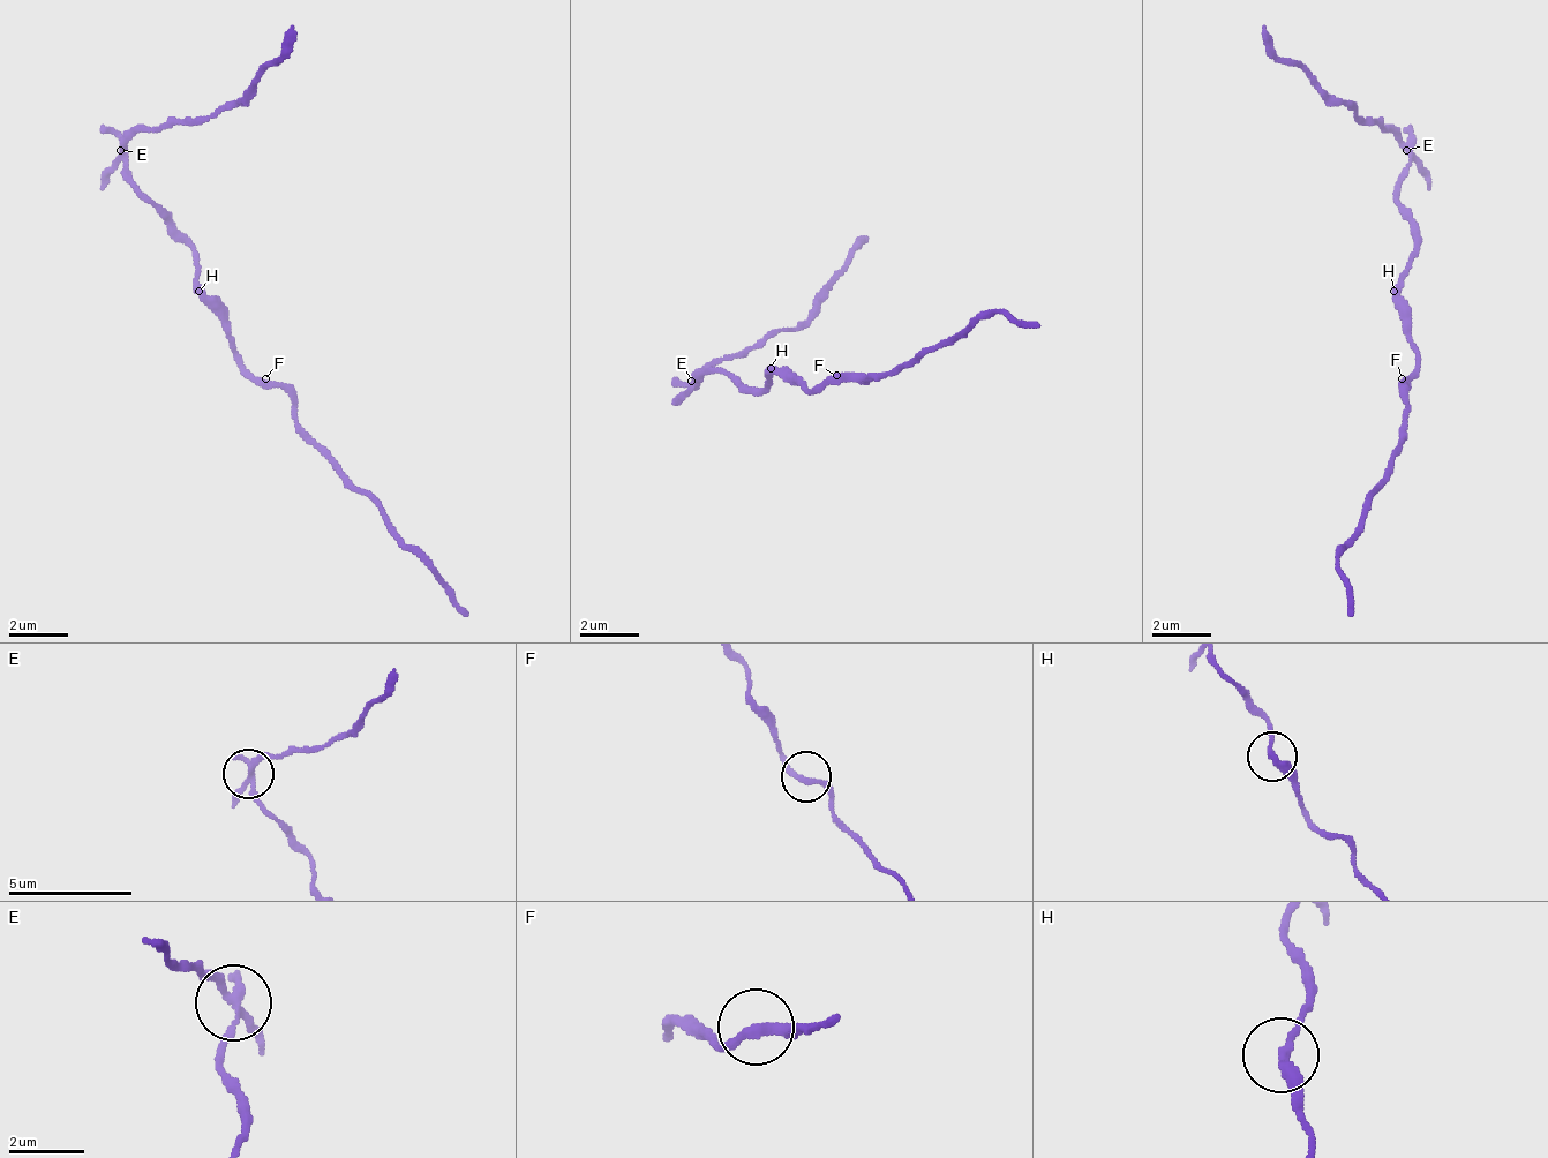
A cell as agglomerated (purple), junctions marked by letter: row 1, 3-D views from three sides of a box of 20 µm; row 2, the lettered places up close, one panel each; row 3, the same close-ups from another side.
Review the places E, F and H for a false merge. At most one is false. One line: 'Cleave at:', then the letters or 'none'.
Cleave at: E

